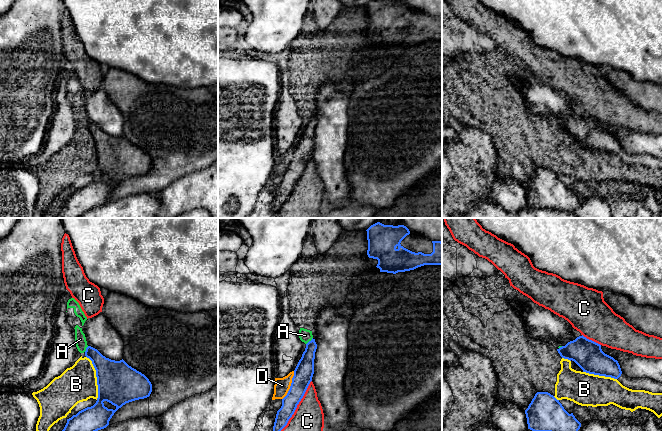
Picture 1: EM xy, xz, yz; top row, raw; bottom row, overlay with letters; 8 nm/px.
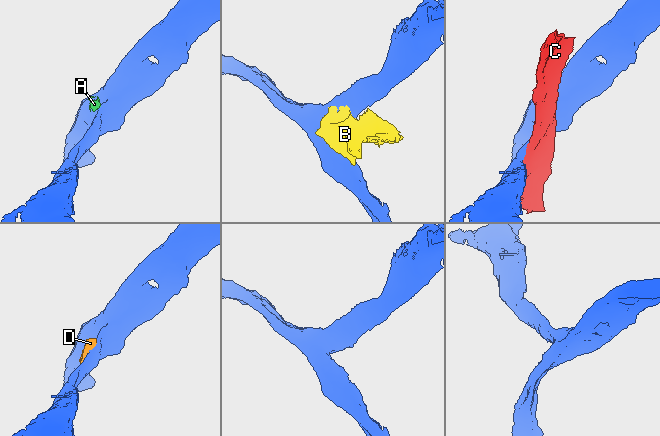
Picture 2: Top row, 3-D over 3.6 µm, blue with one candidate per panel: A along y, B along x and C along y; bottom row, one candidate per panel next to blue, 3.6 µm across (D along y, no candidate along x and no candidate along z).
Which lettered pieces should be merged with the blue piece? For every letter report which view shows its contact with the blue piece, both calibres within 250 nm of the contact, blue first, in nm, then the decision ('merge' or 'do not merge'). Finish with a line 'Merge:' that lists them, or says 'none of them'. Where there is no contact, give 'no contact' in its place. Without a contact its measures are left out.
A: xz | 150/100 nm | do not merge
B: xy | 340/300 nm | do not merge
C: xz | 150/300 nm | do not merge
D: xz | 160/130 nm | do not merge
Merge: none of them

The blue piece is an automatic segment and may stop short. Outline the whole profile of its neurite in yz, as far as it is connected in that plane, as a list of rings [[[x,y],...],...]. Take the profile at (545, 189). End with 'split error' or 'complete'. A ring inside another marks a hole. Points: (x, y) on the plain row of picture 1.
[[[537,168],[525,186],[528,205],[575,213],[581,199],[548,168]]]; complete

